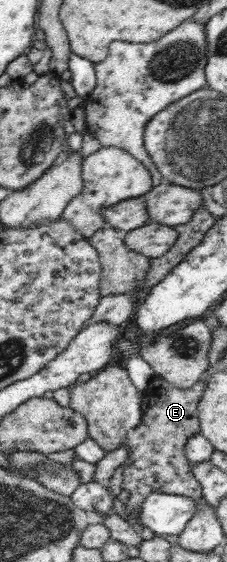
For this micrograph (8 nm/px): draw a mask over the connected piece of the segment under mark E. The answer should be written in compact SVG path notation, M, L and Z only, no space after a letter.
M155 376L144 390L148 406L141 423L128 433L126 443L131 448L129 458L132 465L126 466L123 471L123 480L132 483L126 486L130 497L125 509L136 520L140 518L142 504L156 492L186 496L196 501L203 498L201 486L190 470L184 446L192 434L201 432L196 410L204 389L205 378L189 389L179 389Z

